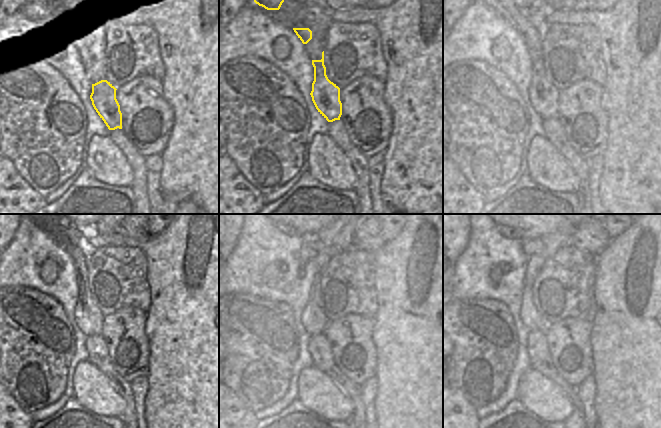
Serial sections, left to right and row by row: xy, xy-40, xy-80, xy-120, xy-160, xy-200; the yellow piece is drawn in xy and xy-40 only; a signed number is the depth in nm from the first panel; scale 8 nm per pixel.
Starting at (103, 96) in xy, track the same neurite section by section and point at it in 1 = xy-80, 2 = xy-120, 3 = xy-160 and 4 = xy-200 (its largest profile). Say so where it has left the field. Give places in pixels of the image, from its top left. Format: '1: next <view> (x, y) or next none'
1: next xy-80 (543, 96)
2: next xy-120 (89, 319)
3: next xy-160 (314, 321)
4: next xy-200 (530, 316)

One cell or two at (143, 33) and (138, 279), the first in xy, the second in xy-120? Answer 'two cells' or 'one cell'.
one cell

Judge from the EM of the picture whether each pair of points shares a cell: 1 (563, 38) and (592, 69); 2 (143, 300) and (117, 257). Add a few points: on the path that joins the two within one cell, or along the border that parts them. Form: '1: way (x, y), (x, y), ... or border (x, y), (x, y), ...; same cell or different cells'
1: way (570, 46), (584, 61); same cell
2: way (132, 289), (117, 274), (117, 268); same cell

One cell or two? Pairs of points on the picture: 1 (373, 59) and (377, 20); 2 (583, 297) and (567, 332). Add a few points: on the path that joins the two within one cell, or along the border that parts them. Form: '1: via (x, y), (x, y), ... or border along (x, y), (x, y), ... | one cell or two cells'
1: border along (353, 23), (370, 22), (379, 33), (382, 50) | two cells
2: border along (591, 321), (580, 318), (563, 318), (550, 324) | two cells

